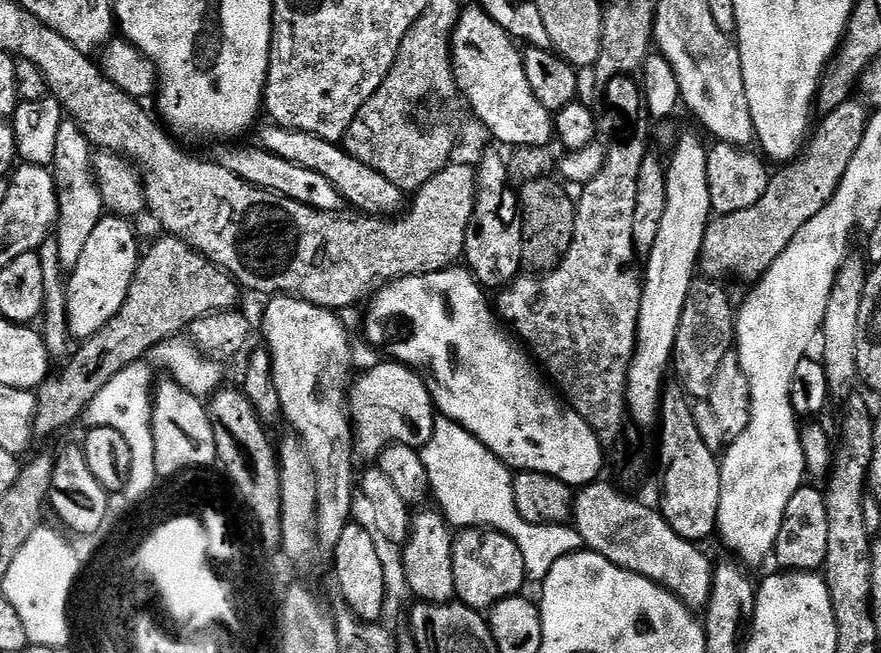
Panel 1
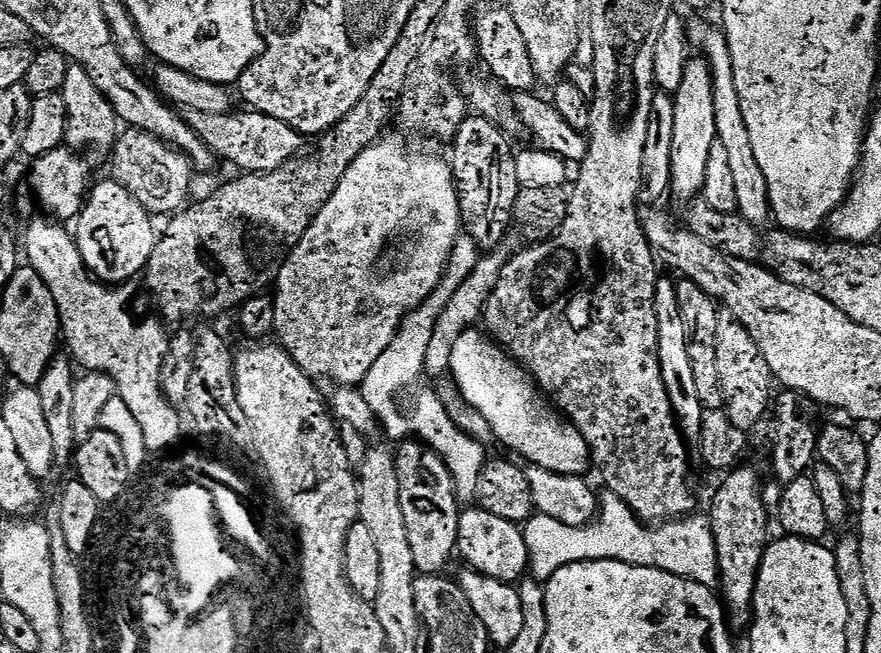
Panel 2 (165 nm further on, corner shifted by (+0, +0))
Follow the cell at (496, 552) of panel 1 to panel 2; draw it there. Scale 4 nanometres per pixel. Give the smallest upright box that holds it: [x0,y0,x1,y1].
[456,506,529,585]

